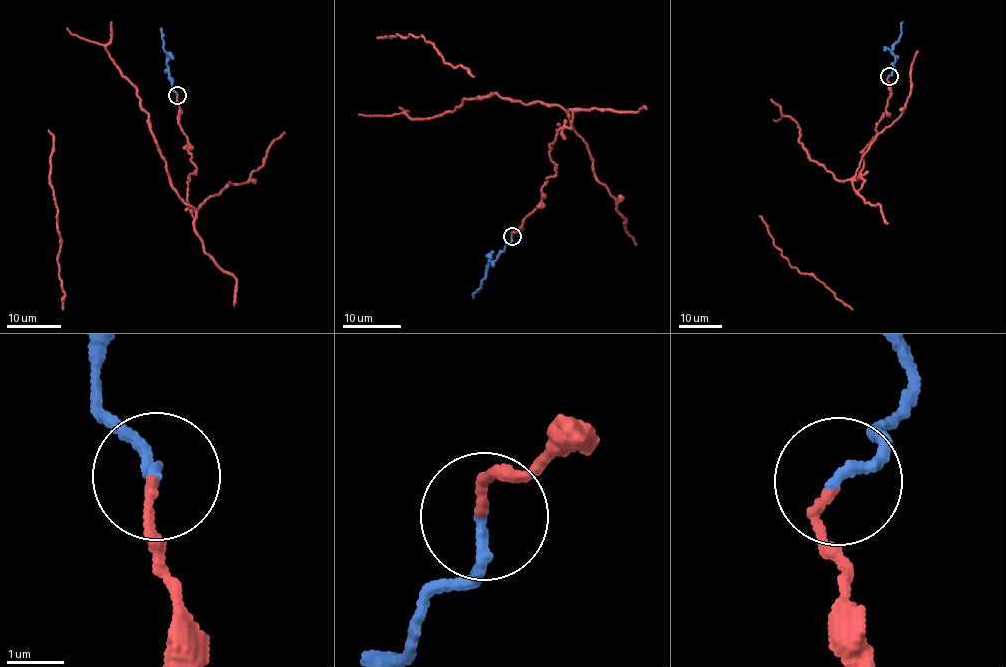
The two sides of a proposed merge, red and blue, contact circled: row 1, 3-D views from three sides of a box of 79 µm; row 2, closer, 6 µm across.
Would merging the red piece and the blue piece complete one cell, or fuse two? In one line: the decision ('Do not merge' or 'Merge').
Merge

